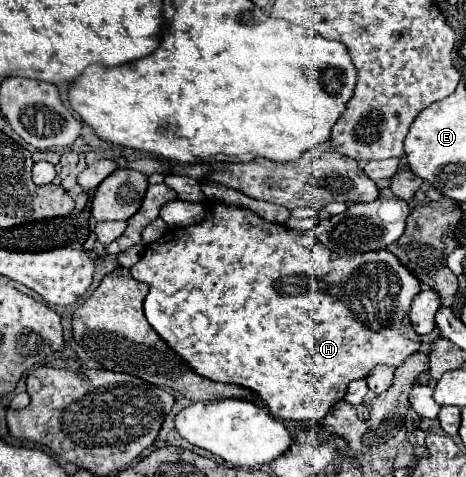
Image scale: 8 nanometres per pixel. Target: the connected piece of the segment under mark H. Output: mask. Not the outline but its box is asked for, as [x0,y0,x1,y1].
[130,202,422,422]

